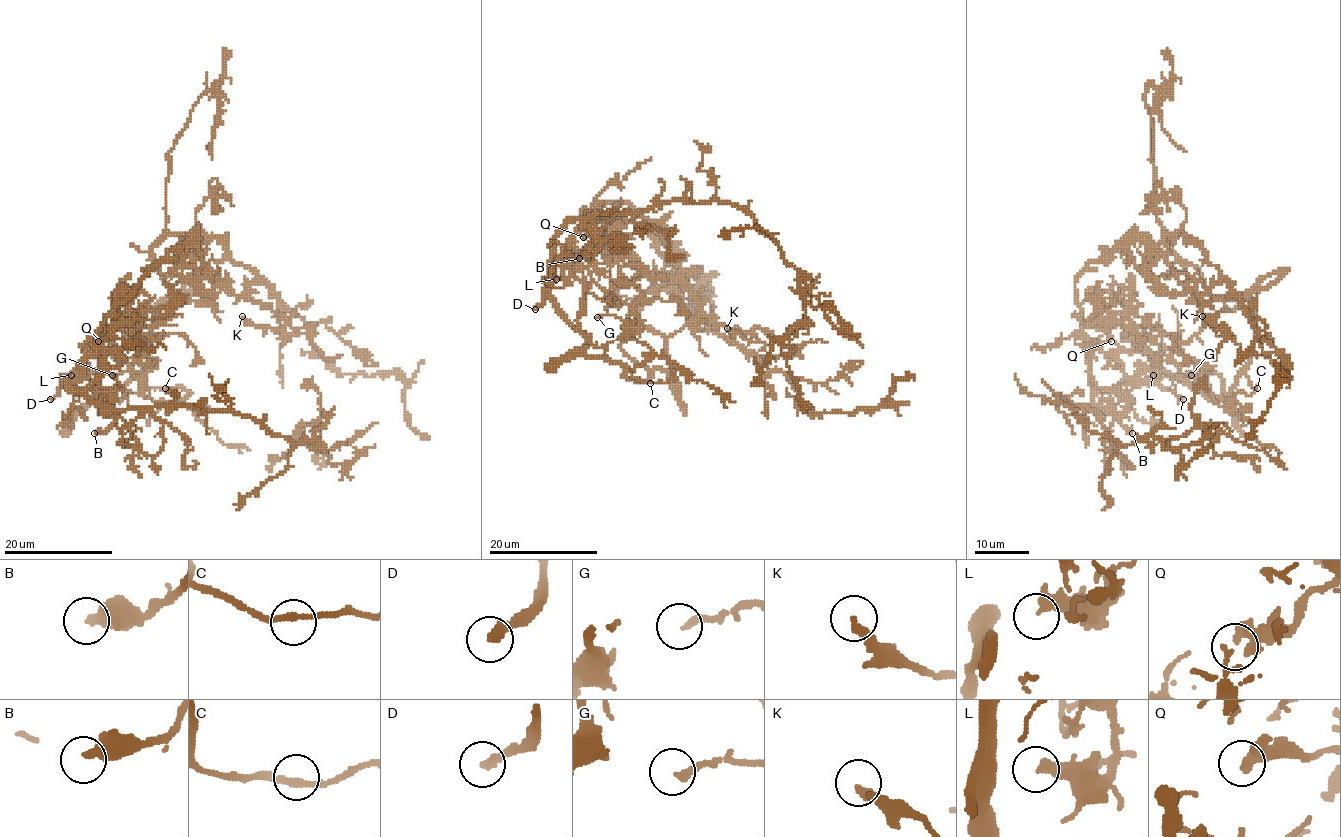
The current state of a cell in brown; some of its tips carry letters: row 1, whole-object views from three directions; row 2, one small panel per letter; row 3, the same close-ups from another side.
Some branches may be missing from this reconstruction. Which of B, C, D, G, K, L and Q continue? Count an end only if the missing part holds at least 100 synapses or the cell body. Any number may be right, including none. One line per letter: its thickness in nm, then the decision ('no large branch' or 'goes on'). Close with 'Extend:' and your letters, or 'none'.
B: 440 nm thick; no large branch
C: 180 nm thick; no large branch
D: 260 nm thick; goes on
G: 240 nm thick; no large branch
K: 260 nm thick; no large branch
L: 280 nm thick; no large branch
Q: 300 nm thick; no large branch
Extend: D

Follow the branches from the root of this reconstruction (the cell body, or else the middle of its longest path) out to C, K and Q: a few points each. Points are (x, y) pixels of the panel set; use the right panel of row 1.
C: (1080, 305), (1085, 337), (1130, 380), (1213, 370), (1226, 398), (1242, 373), (1257, 388)
K: (1080, 305), (1077, 275), (1123, 251), (1169, 294), (1187, 294), (1195, 282), (1200, 311), (1218, 327), (1202, 316)
Q: (1080, 305), (1099, 296), (1100, 305), (1096, 311), (1108, 324), (1111, 341)

